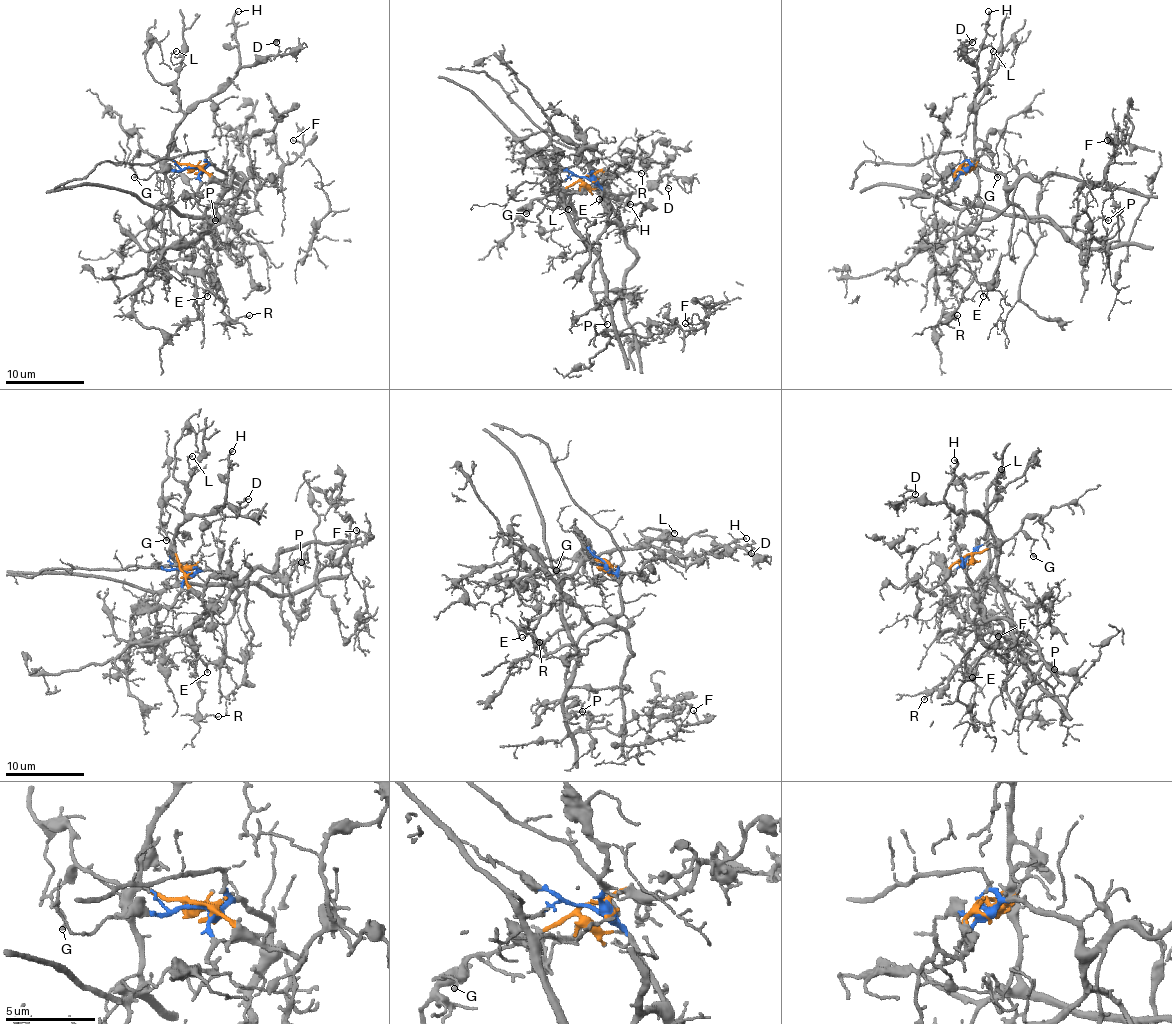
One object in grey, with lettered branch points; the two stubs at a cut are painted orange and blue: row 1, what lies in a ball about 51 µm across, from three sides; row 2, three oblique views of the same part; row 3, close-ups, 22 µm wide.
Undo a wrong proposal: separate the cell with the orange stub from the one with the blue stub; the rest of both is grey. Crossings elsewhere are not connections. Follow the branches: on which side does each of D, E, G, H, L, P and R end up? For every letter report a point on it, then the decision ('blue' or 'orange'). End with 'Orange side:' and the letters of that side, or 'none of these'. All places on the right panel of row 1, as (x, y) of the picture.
D: (972, 42) | orange
E: (983, 296) | blue
G: (997, 177) | orange
H: (988, 11) | orange
L: (993, 51) | orange
P: (1108, 220) | blue
R: (957, 315) | blue
Orange side: D, G, H, L

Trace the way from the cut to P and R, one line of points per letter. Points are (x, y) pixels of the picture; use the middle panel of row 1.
P: (583, 178), (603, 192), (617, 217), (597, 237), (599, 257), (591, 281), (595, 305), (607, 325)
R: (583, 178), (605, 196), (609, 223), (591, 174), (595, 188), (619, 166), (641, 174)

